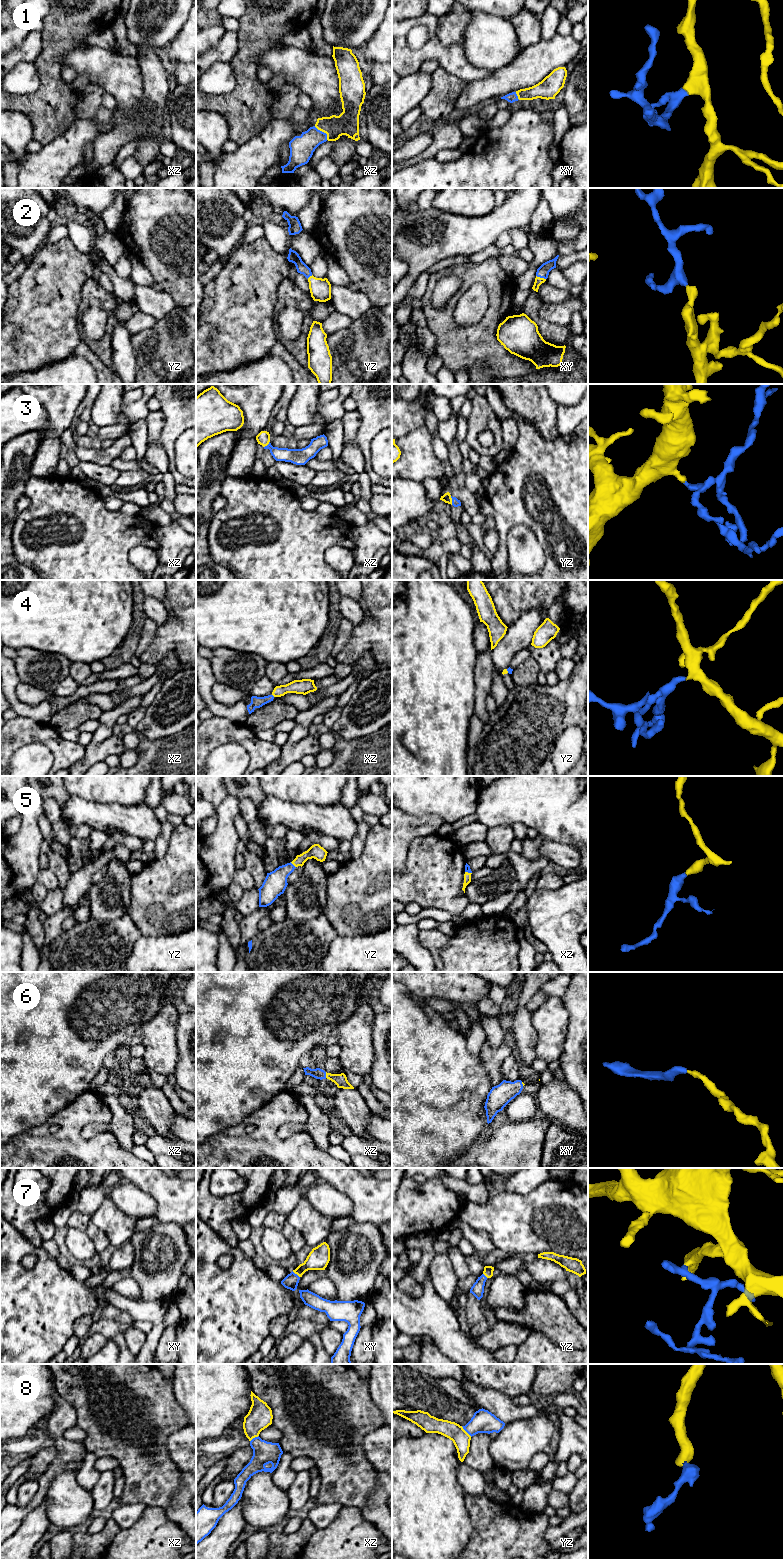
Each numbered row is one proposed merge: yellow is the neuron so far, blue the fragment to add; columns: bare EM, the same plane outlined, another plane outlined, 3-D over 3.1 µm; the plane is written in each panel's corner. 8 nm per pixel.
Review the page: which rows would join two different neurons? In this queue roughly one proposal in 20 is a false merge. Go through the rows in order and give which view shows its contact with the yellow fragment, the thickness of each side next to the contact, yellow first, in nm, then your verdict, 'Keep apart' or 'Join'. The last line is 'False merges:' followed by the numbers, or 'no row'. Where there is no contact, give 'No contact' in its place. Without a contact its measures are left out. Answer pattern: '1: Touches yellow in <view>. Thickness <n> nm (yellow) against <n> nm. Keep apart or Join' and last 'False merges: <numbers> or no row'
1: Touches yellow in xz. Thickness 190 nm (yellow) against 190 nm. Join
2: Touches yellow in xy. Thickness 60 nm (yellow) against 100 nm. Join
3: Touches yellow in yz. Thickness 70 nm (yellow) against 60 nm. Join
4: Touches yellow in xz. Thickness 110 nm (yellow) against 100 nm. Join
5: Touches yellow in yz. Thickness 120 nm (yellow) against 190 nm. Join
6: Touches yellow in xz. Thickness 100 nm (yellow) against 90 nm. Join
7: Touches yellow in xy. Thickness 170 nm (yellow) against 120 nm. Join
8: Touches yellow in yz. Thickness 140 nm (yellow) against 190 nm. Join
False merges: no row

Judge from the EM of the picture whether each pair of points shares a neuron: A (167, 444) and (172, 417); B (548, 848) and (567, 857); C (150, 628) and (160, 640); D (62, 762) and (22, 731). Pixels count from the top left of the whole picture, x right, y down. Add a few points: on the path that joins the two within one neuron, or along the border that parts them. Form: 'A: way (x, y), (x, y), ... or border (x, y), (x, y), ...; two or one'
A: way (168, 437), (172, 424); one
B: way (553, 850), (562, 855); one
C: border (156, 626), (154, 636), (142, 654); two
D: way (60, 750), (42, 732), (34, 731); one

